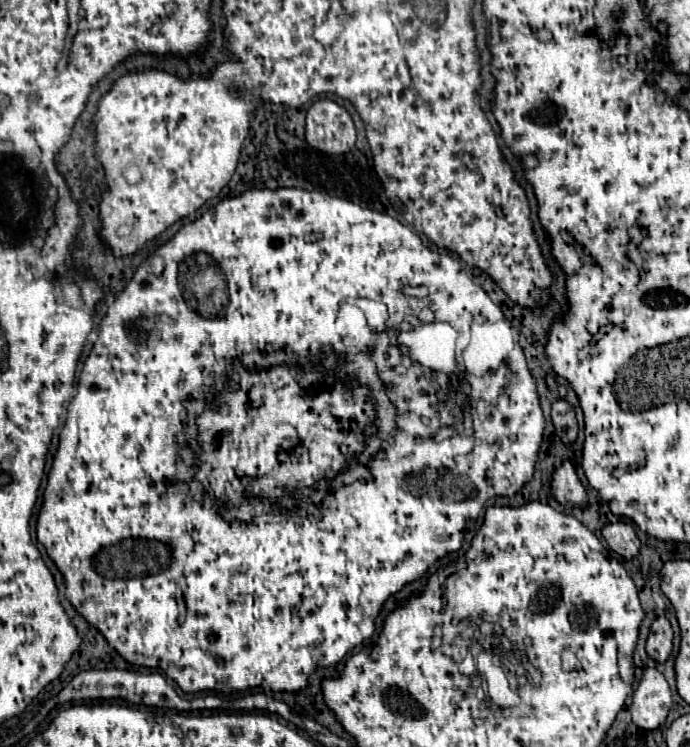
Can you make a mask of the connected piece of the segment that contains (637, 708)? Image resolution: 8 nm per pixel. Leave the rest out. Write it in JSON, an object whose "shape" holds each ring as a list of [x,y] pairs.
{"shape":[[[646,669],[644,677],[632,697],[632,723],[640,729],[656,729],[668,717],[672,707],[672,693],[668,681],[658,669]]]}

